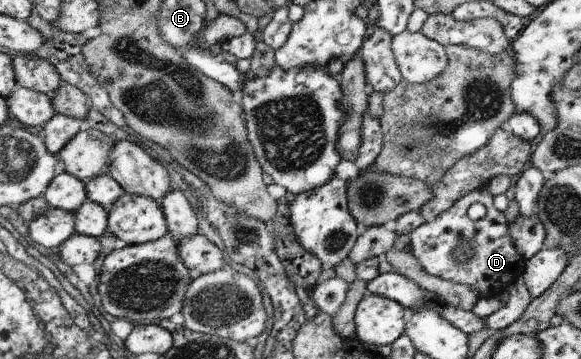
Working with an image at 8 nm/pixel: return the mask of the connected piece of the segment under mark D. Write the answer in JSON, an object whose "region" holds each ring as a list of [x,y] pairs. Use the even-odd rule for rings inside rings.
{"region":[[[486,186],[471,191],[459,198],[449,210],[442,212],[435,220],[424,222],[408,234],[410,252],[425,272],[440,279],[467,285],[479,295],[479,298],[489,298],[506,290],[508,284],[513,283],[524,272],[527,262],[511,238],[504,212],[497,210],[493,205],[493,197]],[[477,202],[485,206],[486,214],[483,218],[472,220],[467,215],[467,210]],[[463,239],[472,244],[474,255],[469,261],[459,263],[456,260],[456,248],[460,247]]]}

